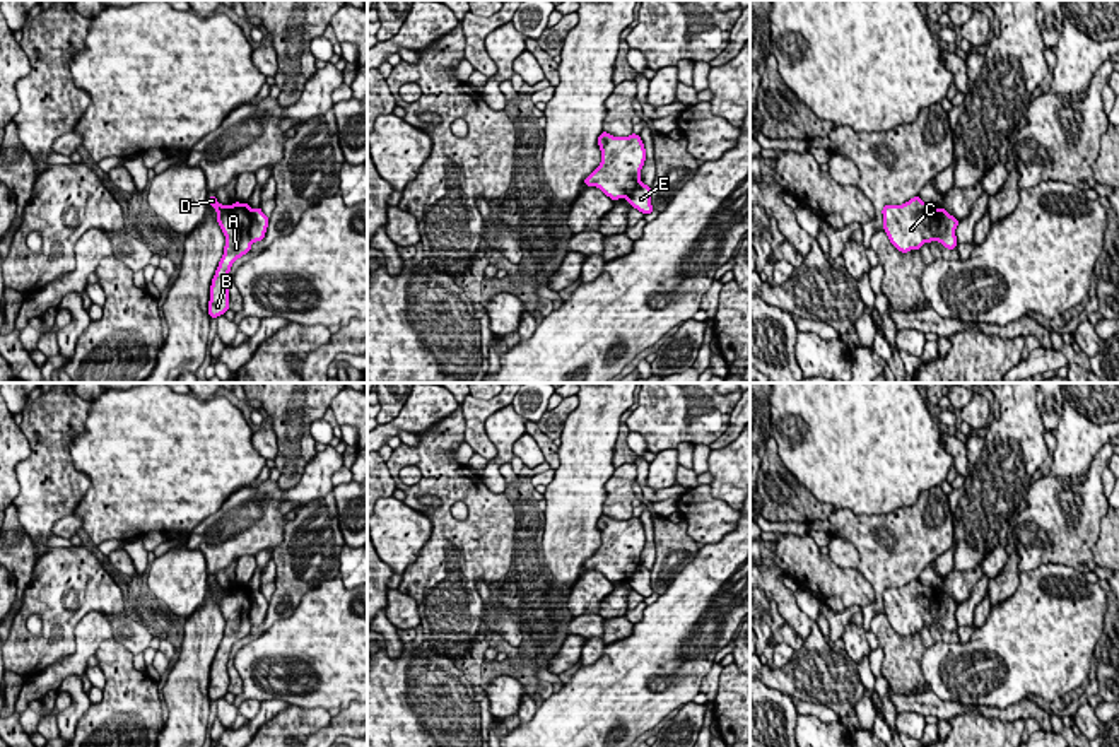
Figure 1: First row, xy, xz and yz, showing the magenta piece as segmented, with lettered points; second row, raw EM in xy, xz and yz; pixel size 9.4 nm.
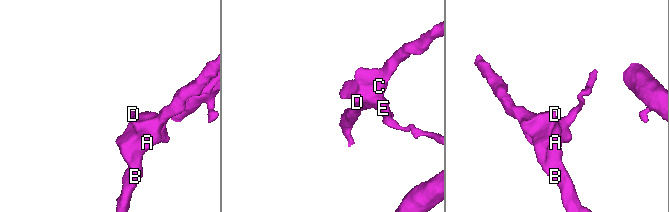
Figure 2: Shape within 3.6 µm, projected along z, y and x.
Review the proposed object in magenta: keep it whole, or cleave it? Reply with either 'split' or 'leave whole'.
split

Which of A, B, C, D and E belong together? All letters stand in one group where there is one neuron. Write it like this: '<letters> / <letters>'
A B C D / E

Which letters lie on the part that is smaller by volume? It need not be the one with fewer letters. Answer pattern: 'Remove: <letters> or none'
Remove: A, B, C, D

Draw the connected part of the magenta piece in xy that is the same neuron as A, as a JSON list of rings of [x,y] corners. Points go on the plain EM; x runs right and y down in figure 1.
[[[208,579],[210,590],[217,593],[217,605],[226,619],[224,638],[219,644],[210,668],[208,697],[217,701],[229,692],[229,655],[232,646],[251,632],[249,609],[251,591],[248,586],[220,588],[215,579]]]

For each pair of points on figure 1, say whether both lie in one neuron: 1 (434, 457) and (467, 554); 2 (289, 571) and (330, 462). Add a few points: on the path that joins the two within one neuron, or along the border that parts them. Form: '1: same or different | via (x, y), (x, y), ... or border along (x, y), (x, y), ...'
1: same | via (446, 481), (446, 530)
2: different | border along (332, 491), (313, 498), (296, 515)

